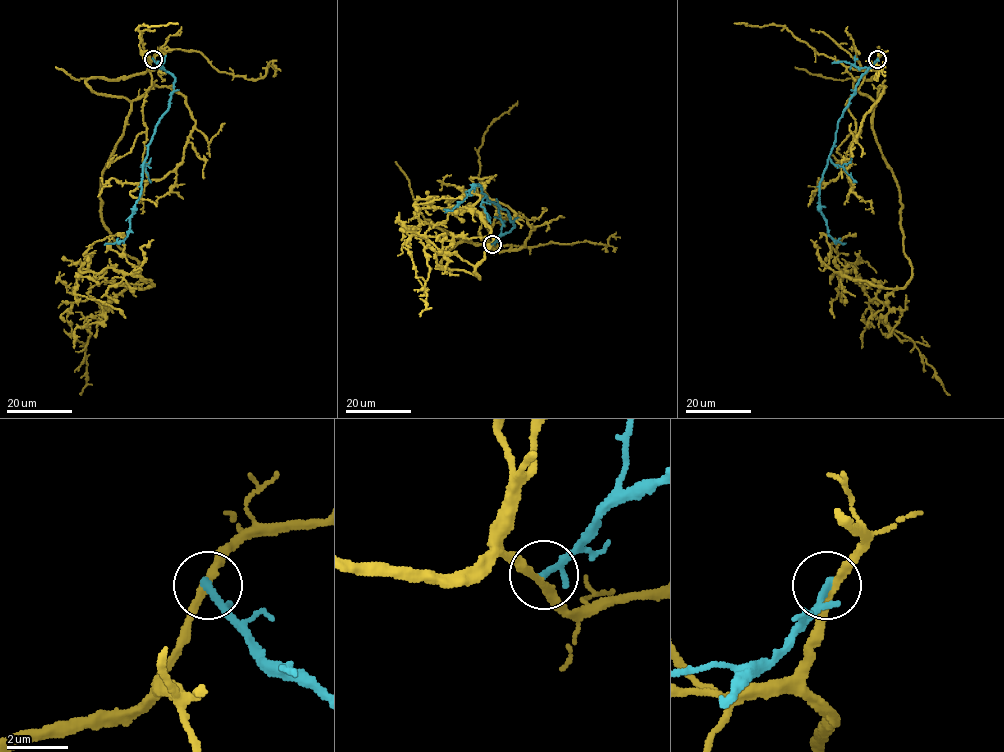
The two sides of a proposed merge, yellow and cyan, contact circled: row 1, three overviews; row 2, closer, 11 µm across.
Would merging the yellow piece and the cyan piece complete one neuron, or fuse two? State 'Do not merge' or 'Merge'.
Do not merge

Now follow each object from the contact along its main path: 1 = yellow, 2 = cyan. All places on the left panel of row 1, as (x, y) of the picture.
1: (152, 58), (85, 83), (130, 103), (101, 220), (153, 285), (106, 268), (76, 295), (125, 318)
2: (152, 58), (175, 80), (170, 107), (148, 145), (129, 233), (104, 245)

